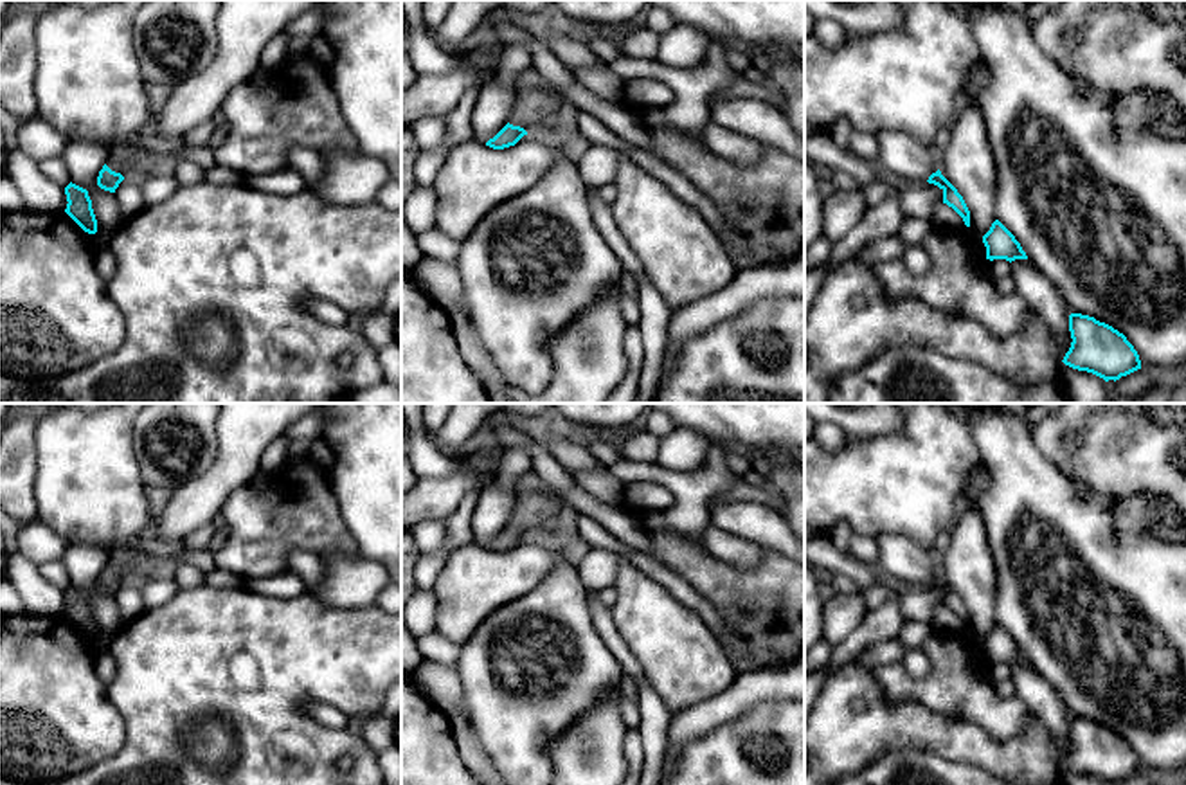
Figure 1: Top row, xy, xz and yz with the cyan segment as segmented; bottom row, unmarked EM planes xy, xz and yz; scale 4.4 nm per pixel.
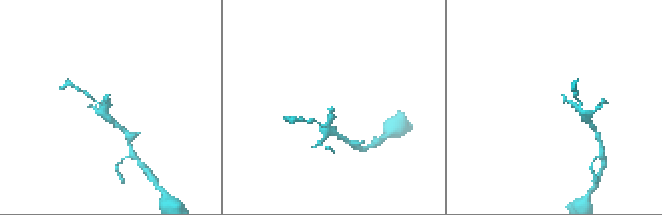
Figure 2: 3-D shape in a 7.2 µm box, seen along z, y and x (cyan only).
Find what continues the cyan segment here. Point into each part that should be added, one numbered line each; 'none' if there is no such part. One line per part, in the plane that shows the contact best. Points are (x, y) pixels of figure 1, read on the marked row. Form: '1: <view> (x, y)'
1: xy (132, 162)

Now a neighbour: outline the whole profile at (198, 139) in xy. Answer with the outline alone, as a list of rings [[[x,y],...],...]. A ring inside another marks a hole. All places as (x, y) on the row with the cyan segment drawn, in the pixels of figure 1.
[[[205,122],[198,128],[194,128],[191,133],[187,133],[187,146],[191,149],[191,155],[200,157],[205,155],[207,144],[214,133],[216,126],[214,122]]]

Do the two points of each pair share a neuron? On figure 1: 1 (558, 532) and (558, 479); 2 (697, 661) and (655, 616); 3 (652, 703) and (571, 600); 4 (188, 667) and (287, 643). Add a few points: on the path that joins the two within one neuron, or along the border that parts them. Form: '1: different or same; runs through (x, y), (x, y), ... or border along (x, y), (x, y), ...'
1: different; border along (562, 510), (569, 517)
2: same; runs through (686, 650), (663, 627)
3: different; border along (587, 591), (591, 623), (621, 668)
4: same; runs through (213, 654), (261, 654)

